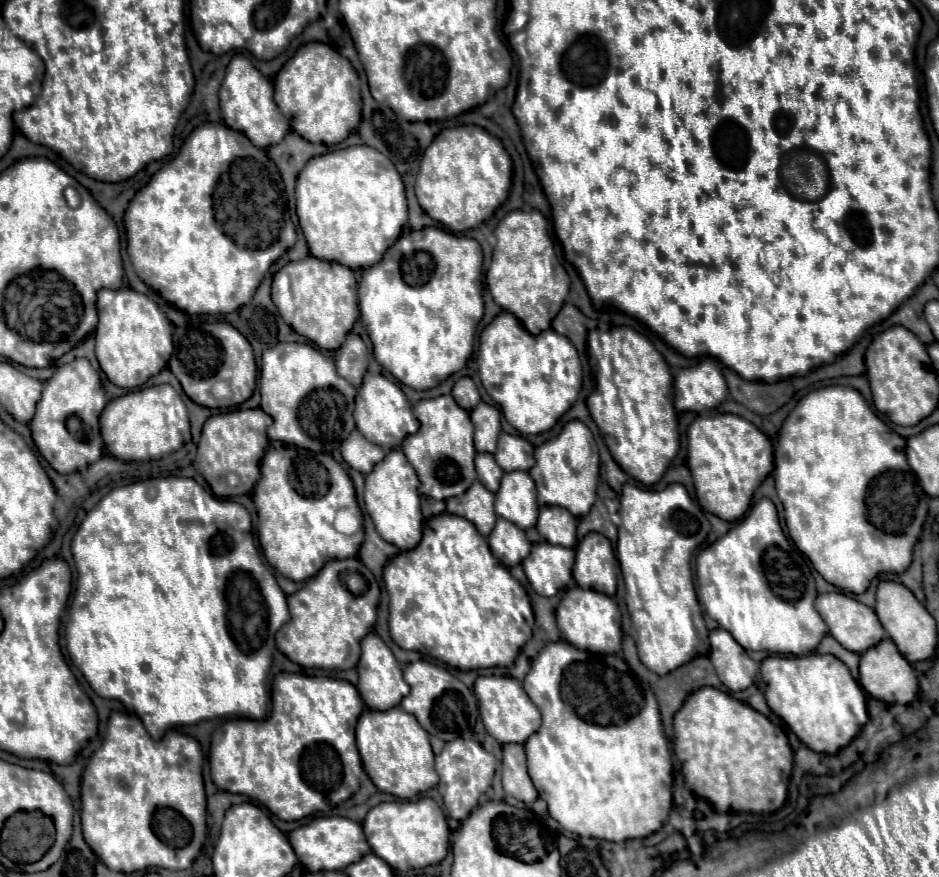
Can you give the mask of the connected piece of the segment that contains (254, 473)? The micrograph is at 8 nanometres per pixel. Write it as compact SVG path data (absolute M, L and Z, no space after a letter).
M260 408L256 410L234 410L228 414L216 414L210 416L202 428L200 441L196 443L196 475L200 474L209 485L214 496L230 499L233 497L248 495L254 489L254 484L260 478L260 460L266 452L268 446L268 436L266 428L272 424L272 418L262 412Z

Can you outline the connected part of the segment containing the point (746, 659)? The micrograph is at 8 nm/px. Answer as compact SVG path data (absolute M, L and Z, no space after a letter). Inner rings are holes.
M722 628L710 632L710 646L710 660L720 682L730 690L746 690L754 682L760 664L754 662L744 648L736 644L732 634Z

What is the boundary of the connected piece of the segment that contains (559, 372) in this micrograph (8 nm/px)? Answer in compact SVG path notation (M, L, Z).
M500 312L480 334L478 374L490 398L500 404L508 424L520 434L550 430L572 408L582 388L580 358L572 342L554 330L532 336L510 312Z

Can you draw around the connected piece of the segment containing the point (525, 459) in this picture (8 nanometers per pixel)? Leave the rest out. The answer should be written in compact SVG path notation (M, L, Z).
M502 432L494 456L500 468L504 468L504 472L516 472L516 470L526 472L534 464L534 446L526 442L522 436L512 436Z

